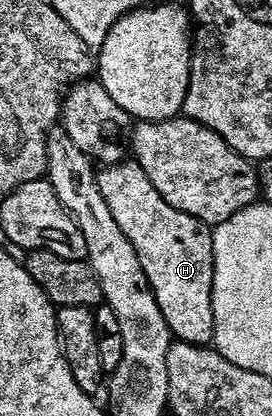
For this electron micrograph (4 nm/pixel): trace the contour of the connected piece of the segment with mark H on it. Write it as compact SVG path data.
M112 161L101 167L104 168L96 171L98 189L106 200L106 205L110 205L110 213L114 213L118 229L122 229L130 245L134 245L134 253L138 253L138 261L148 279L149 287L152 288L152 295L158 301L158 309L162 309L162 317L166 317L166 325L181 343L211 344L214 325L212 227L200 219L190 217L190 213L182 213L182 209L174 209L174 205L166 205L158 189L150 185L150 177L146 177L146 173L142 173L142 169L134 161Z

